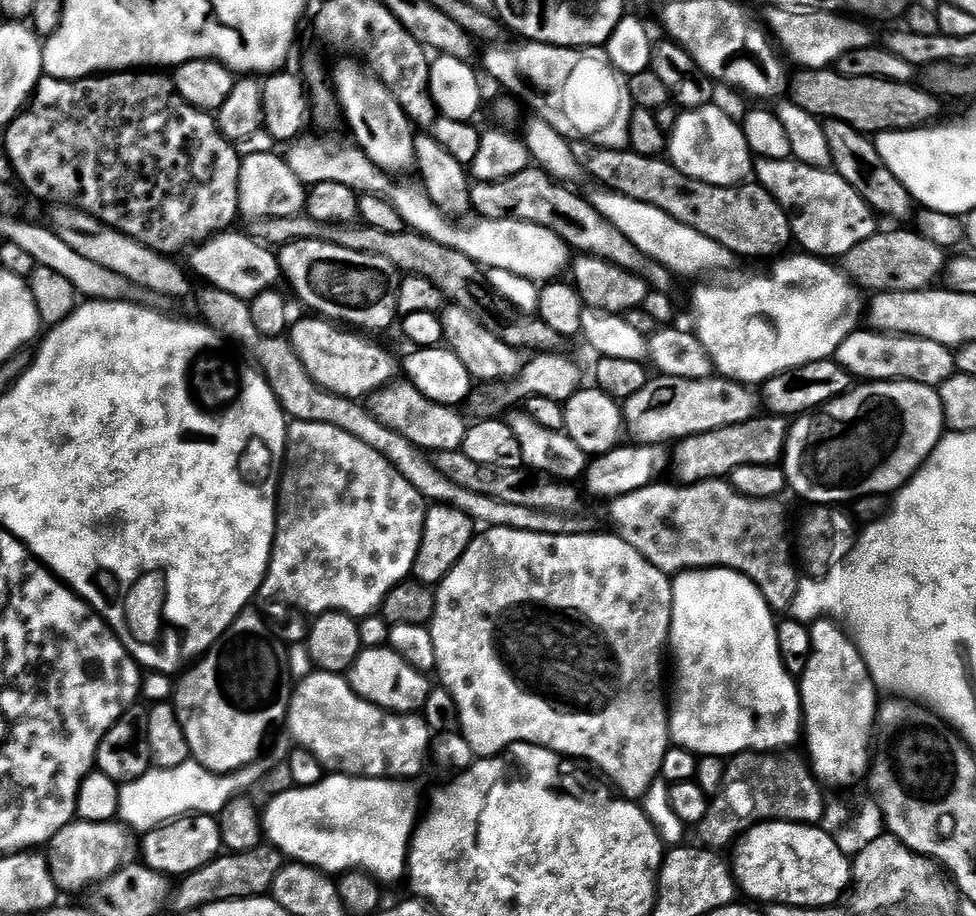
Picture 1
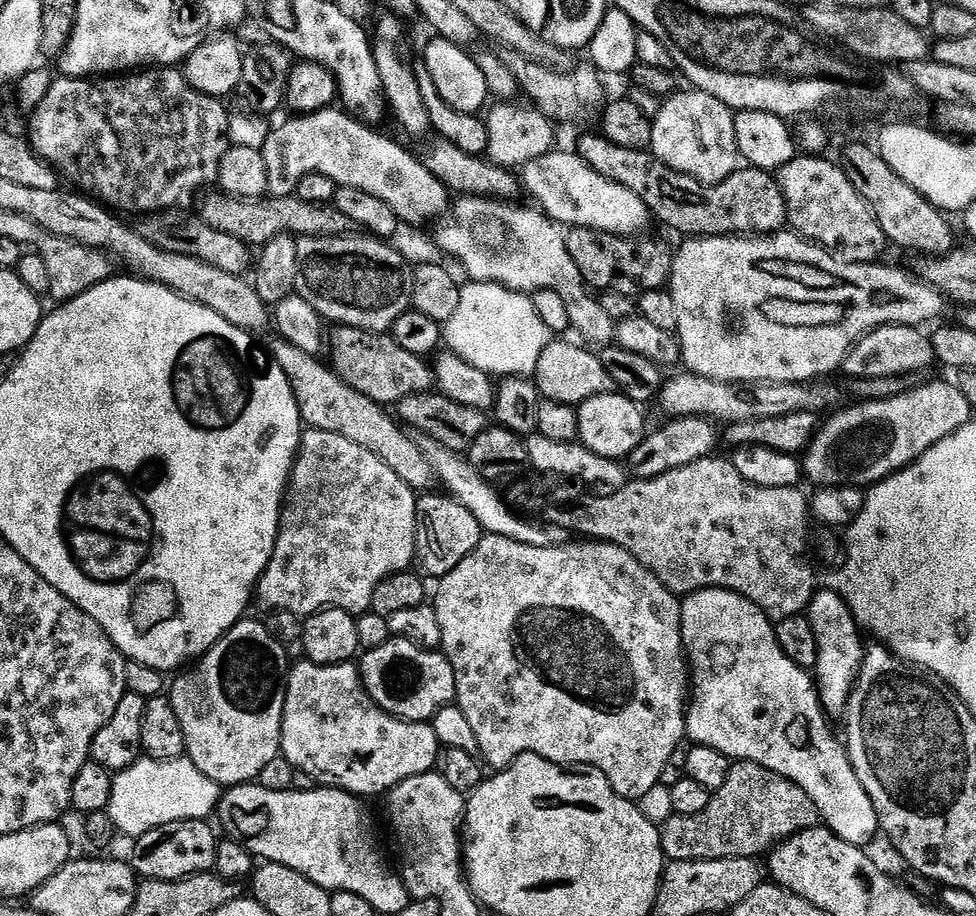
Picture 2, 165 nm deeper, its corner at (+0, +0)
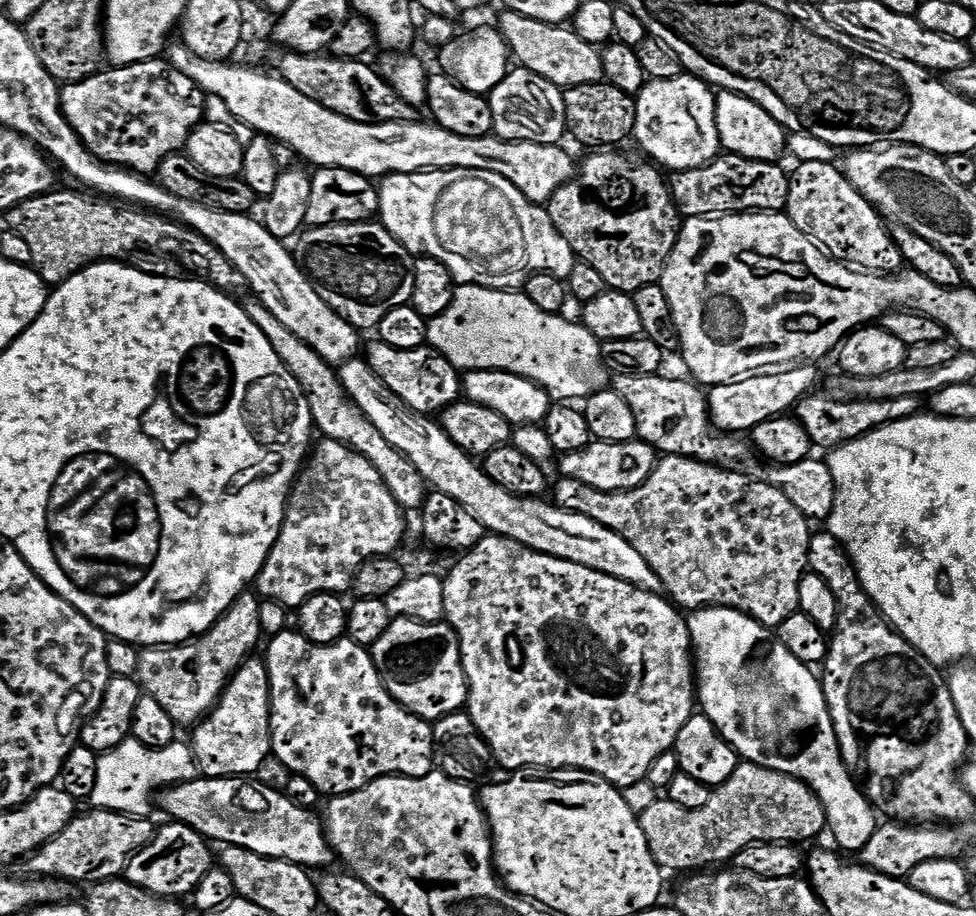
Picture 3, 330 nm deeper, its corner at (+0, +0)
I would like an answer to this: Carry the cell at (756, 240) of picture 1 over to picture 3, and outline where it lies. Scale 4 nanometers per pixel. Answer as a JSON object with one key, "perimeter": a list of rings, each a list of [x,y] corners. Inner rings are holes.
{"perimeter":[[[721,154],[711,160],[705,168],[691,168],[685,172],[672,172],[670,187],[672,197],[676,203],[677,213],[681,217],[693,216],[730,216],[738,212],[784,212],[788,207],[788,195],[790,194],[790,179],[787,171],[780,169],[781,165],[766,160],[747,160],[741,156]]]}

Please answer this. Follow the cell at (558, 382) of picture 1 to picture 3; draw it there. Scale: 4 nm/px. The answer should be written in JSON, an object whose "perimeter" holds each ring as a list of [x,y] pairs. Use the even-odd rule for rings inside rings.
{"perimeter":[[[665,374],[655,376],[616,376],[614,390],[626,398],[630,410],[634,410],[636,435],[655,448],[664,456],[685,456],[703,464],[715,464],[717,468],[725,468],[748,476],[751,480],[766,482],[770,486],[780,488],[794,506],[809,521],[827,521],[834,510],[836,501],[836,483],[834,474],[830,474],[830,466],[823,459],[809,458],[793,464],[770,464],[758,457],[751,439],[740,434],[721,432],[712,423],[708,415],[708,397],[705,389],[691,379],[671,380]]]}

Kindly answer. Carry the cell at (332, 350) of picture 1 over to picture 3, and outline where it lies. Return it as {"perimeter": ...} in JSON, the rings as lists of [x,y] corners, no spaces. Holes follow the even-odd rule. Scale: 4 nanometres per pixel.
{"perimeter":[[[376,338],[368,348],[366,359],[370,370],[374,370],[374,374],[378,374],[378,378],[382,378],[382,382],[386,382],[386,386],[390,386],[390,390],[398,394],[398,398],[402,398],[406,406],[410,406],[410,410],[439,414],[461,399],[461,373],[442,353],[431,346],[398,350],[394,346],[386,346],[386,342]]]}

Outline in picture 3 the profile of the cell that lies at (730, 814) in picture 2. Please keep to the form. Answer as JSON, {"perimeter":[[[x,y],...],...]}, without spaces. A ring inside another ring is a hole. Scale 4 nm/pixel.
{"perimeter":[[[747,762],[740,763],[724,784],[712,789],[710,802],[706,802],[702,810],[682,810],[682,806],[673,800],[659,798],[639,817],[642,834],[646,834],[646,842],[660,869],[669,873],[688,872],[684,874],[708,870],[711,864],[727,865],[724,864],[727,860],[728,863],[735,861],[740,851],[751,844],[796,844],[800,840],[812,840],[820,831],[825,831],[828,823],[822,802],[810,790],[810,786],[790,774]]]}

